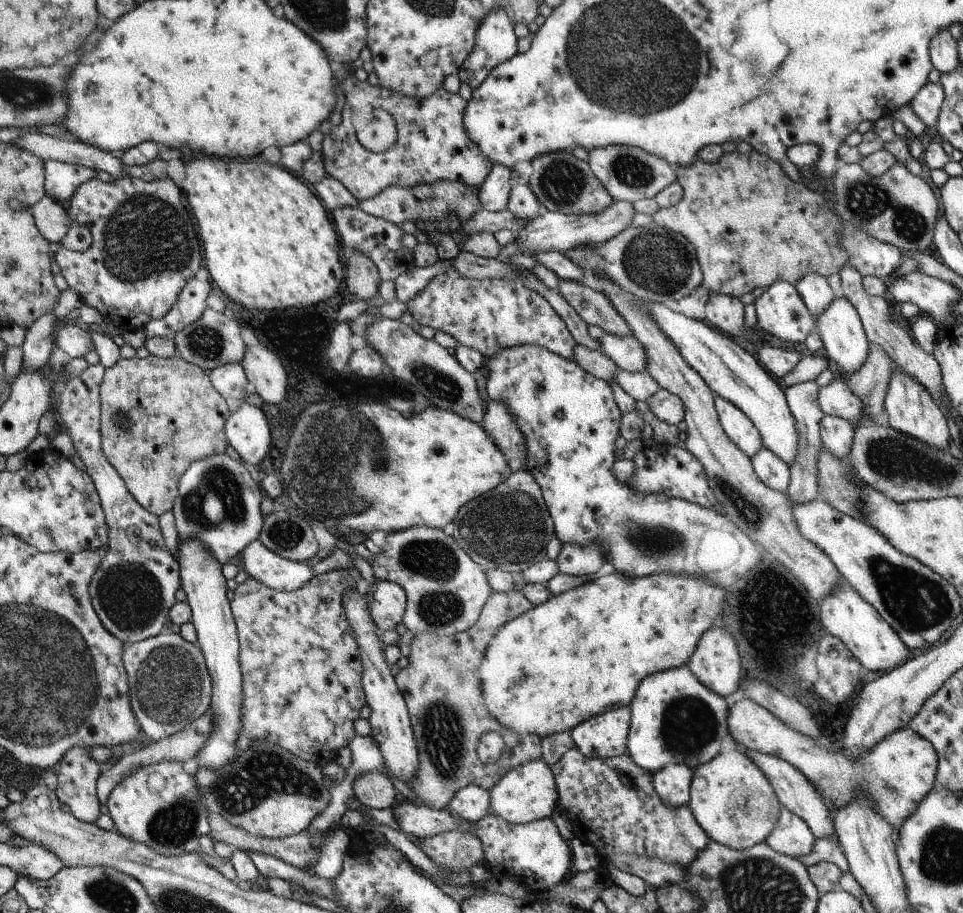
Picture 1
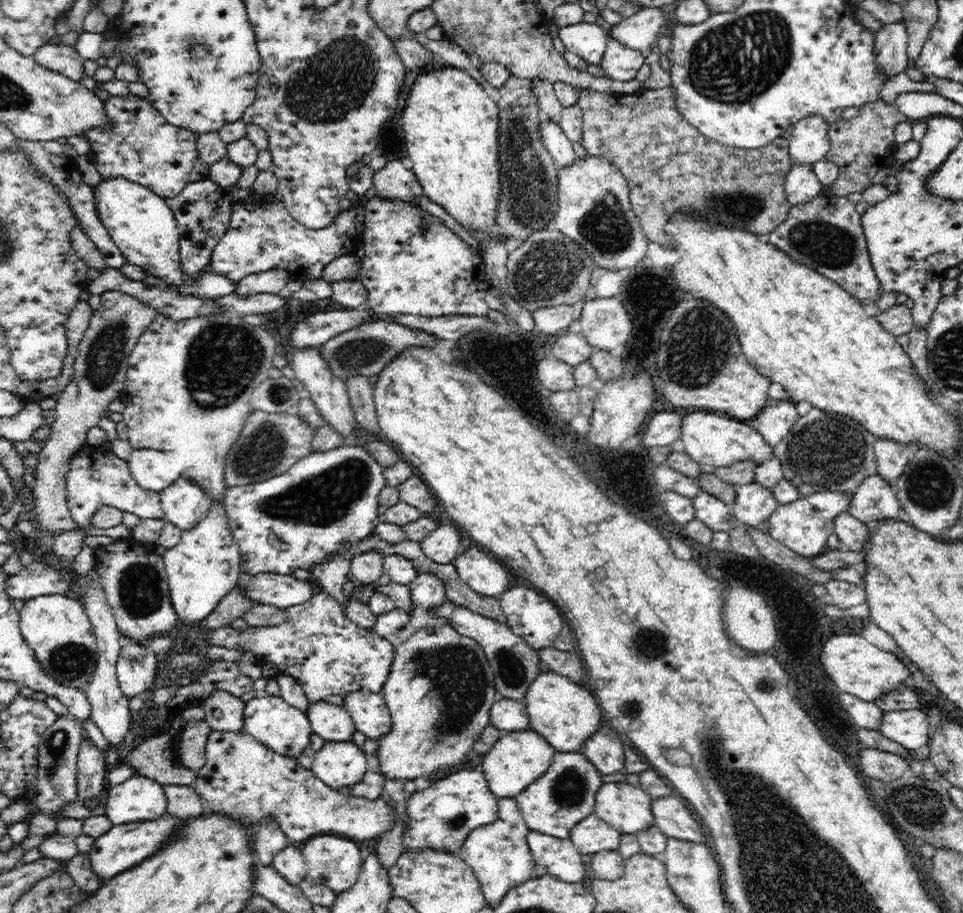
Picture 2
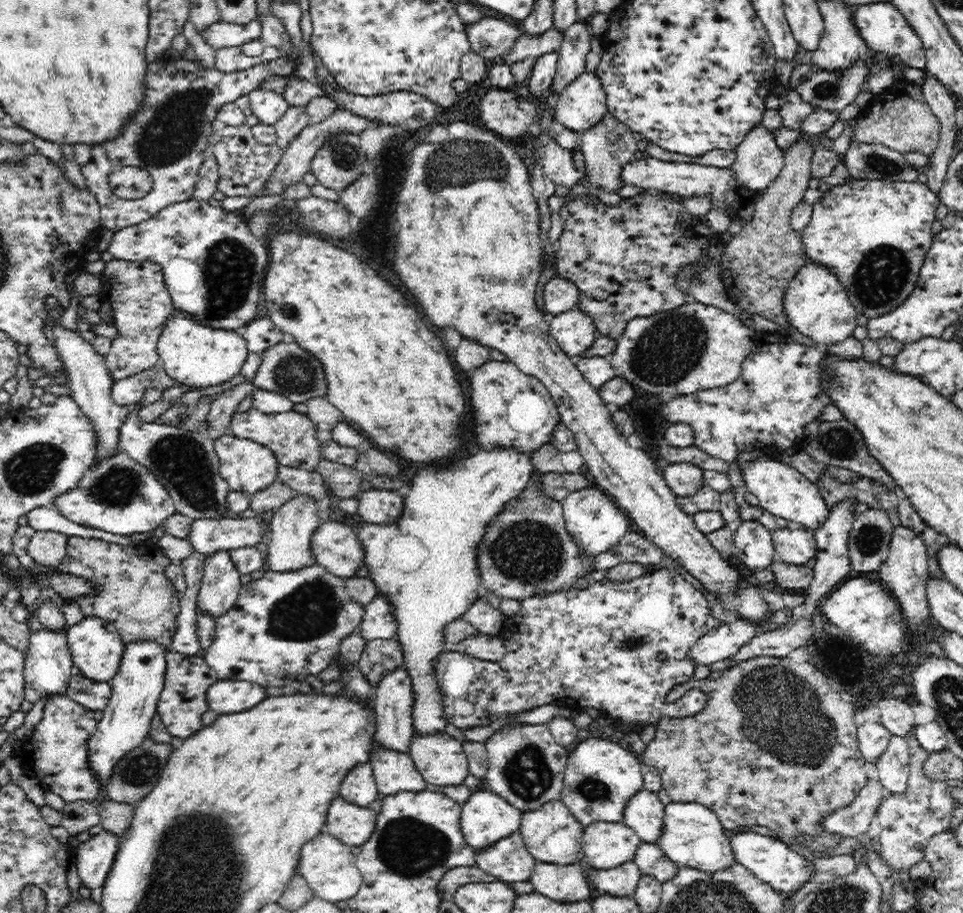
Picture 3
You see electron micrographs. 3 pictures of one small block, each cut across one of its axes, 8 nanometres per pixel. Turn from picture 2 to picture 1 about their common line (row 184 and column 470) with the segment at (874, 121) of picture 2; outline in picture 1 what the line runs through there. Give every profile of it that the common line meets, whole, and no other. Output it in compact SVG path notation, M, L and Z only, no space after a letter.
M440 832L436 836L418 838L422 852L444 870L460 872L485 862L481 841L474 832Z

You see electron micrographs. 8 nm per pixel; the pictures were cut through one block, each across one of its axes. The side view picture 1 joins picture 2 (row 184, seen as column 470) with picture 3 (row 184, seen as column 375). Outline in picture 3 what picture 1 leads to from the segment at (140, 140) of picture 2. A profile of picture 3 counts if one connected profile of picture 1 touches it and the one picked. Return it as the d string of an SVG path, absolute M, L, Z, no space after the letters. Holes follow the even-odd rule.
M284 56L274 58L243 71L222 72L220 69L206 69L199 66L196 60L179 59L175 66L155 60L149 63L146 70L146 100L142 104L142 112L132 116L132 120L124 126L124 132L100 146L88 146L87 144L74 144L68 149L72 159L80 166L82 176L86 179L88 191L96 197L100 204L100 221L102 228L111 232L118 232L124 228L141 224L144 220L158 215L160 210L174 204L187 202L192 199L195 185L198 183L199 168L204 160L203 154L206 152L211 140L212 122L217 116L218 109L223 104L234 103L239 96L244 96L252 90L260 87L260 84L272 76L286 76L293 72L296 64ZM123 166L136 166L143 168L152 176L153 188L144 198L137 200L123 200L116 197L113 191L106 186L112 171Z

